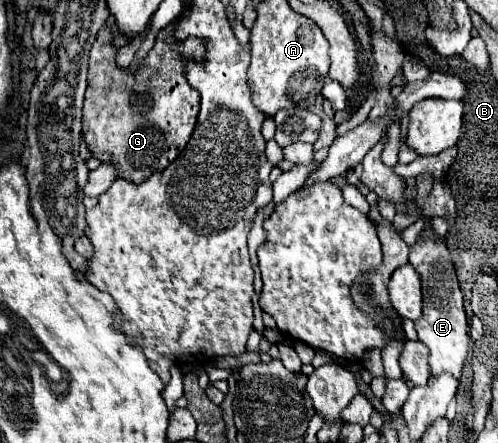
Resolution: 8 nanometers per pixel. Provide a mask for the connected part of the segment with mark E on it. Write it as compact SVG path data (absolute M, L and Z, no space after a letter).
M426 222L414 246L410 246L408 262L420 274L422 280L422 296L424 296L424 314L416 320L418 338L430 348L430 370L432 374L450 372L456 378L462 374L464 360L468 356L468 320L462 304L462 292L456 280L454 264L450 258L450 250L446 246L446 238L430 232L432 224Z

